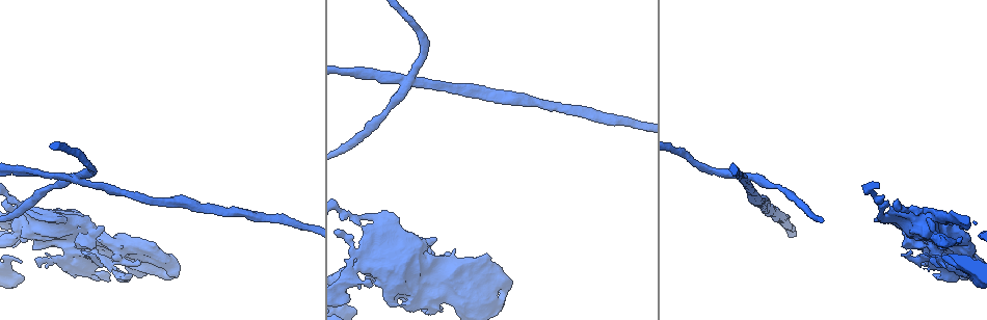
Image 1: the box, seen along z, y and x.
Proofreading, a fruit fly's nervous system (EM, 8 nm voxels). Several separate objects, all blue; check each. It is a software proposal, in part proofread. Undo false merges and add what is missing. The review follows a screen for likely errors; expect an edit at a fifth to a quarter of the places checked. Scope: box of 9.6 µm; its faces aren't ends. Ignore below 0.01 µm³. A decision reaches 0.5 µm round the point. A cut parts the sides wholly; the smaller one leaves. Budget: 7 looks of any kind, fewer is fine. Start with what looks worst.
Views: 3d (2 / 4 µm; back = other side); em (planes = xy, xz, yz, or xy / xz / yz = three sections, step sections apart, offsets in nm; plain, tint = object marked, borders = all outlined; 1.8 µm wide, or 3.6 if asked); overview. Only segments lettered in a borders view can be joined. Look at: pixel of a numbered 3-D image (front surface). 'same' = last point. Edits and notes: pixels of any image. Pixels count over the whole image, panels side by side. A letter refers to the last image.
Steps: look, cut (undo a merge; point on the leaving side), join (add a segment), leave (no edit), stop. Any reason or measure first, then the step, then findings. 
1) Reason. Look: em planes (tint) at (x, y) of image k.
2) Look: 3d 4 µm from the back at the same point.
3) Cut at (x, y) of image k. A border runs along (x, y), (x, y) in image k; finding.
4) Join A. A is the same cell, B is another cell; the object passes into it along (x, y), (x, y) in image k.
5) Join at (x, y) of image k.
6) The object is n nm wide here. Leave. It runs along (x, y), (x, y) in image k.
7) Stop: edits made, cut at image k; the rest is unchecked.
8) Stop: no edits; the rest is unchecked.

Four or more arms meet. Look: em 3.6 µm planes (tint) at (743, 180) of image 1.

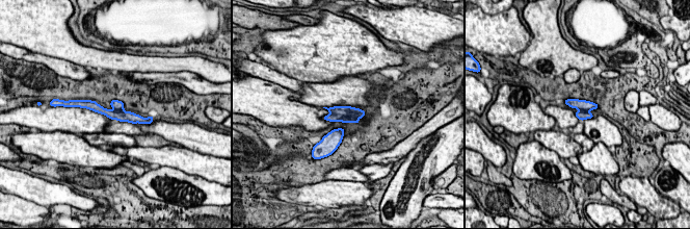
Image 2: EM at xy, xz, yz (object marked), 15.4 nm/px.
Look: em 3.6 µm planes (borders) at the same point.

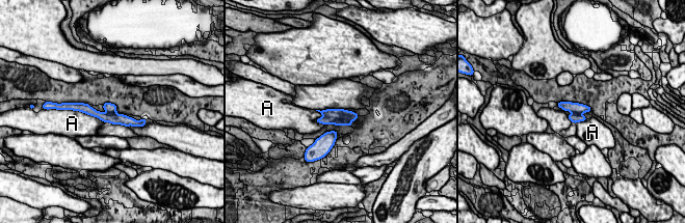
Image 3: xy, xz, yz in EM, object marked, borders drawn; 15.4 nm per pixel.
Cut at (108, 107) of image 3. A is another cell; a border runs along (107, 112), (115, 113) in image 3; a second neuron is stuck on.

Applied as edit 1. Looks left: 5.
Look: overview.

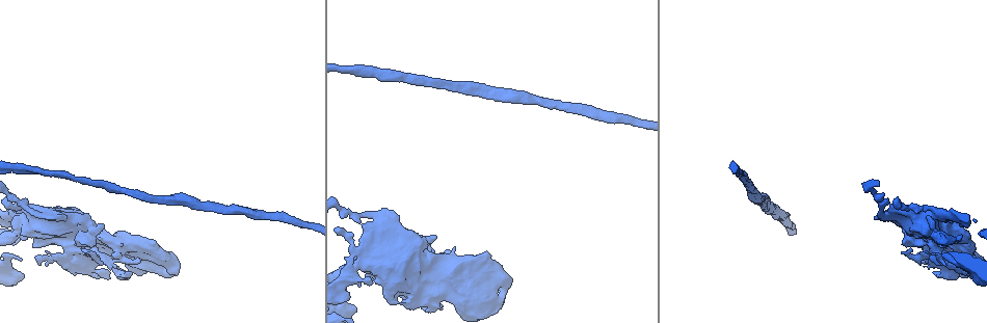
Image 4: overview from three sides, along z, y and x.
Calibre changes. Look: 3d 2 µm at (908, 207) of image 4.

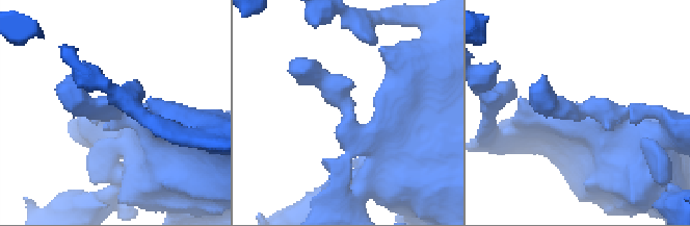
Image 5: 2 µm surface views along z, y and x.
Look: em planes (borders) at (588, 111) of image 5.

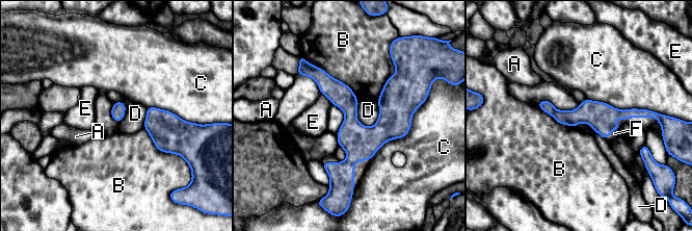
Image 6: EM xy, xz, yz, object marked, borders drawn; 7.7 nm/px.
Join F. F is the same cell, A, B, C, D and E are other cells; it goes on there.

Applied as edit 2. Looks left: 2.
Stop: edits made, cut at image 3, join at image 6; the rest is unchecked.

